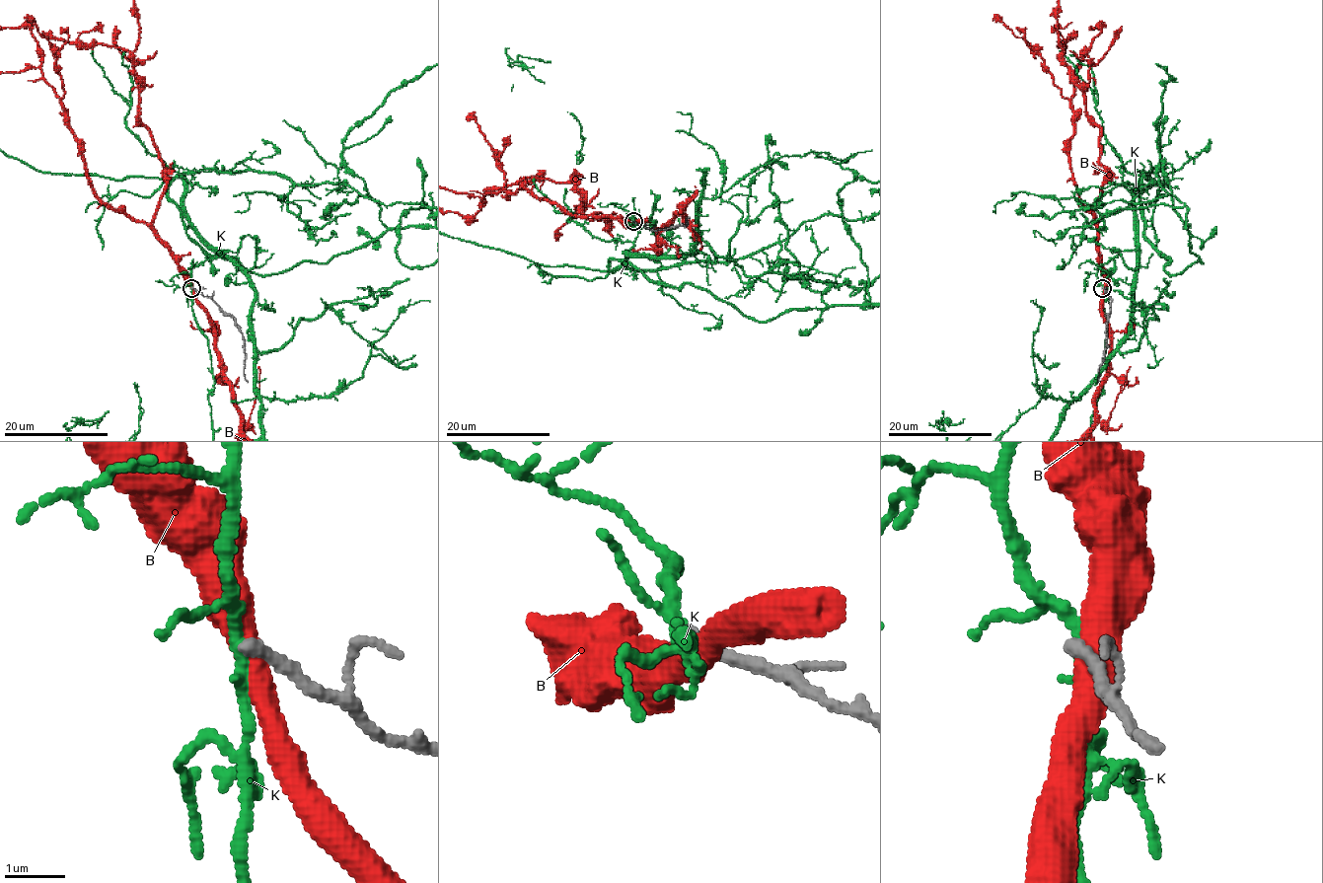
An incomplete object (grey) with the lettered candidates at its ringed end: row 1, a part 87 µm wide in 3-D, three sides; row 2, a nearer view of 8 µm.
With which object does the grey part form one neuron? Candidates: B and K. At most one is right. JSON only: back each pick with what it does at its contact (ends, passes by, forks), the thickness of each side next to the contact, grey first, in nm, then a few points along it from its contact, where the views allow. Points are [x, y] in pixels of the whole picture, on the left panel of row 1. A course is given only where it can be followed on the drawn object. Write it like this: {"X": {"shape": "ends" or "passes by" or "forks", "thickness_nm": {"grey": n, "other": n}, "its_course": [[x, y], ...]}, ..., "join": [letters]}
{"join": []}

